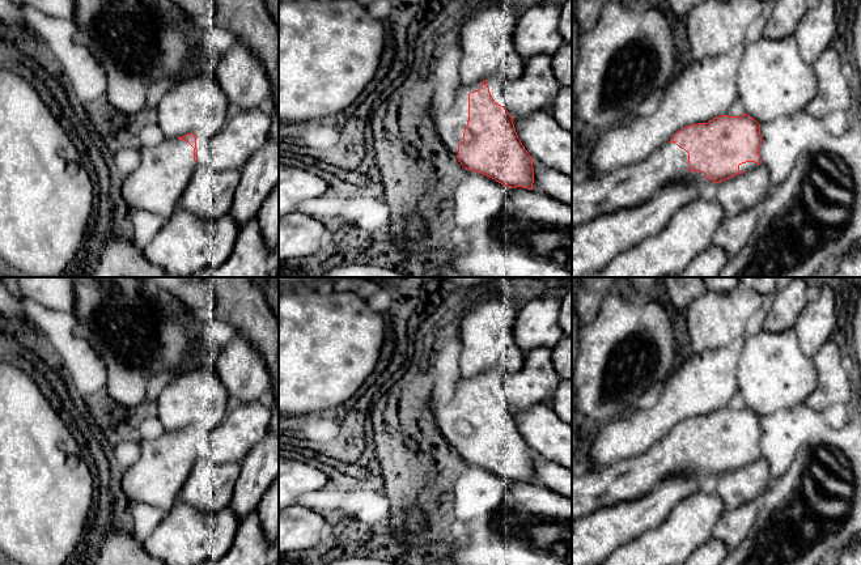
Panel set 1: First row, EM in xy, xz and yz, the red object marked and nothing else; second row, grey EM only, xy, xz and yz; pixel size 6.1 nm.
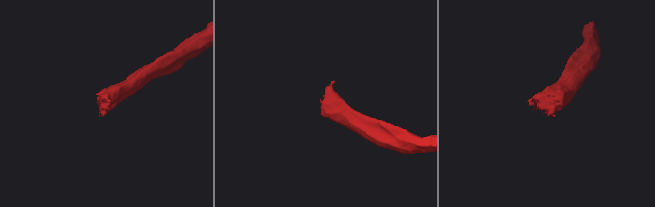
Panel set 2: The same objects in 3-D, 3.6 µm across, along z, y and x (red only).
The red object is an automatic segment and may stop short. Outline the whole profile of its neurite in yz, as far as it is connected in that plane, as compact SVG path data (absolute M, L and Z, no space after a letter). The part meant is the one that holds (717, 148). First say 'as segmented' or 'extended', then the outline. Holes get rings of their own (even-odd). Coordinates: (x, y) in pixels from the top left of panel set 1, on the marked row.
extended; M747 114L721 115L708 123L687 126L666 145L637 163L622 166L603 175L588 175L581 182L572 180L572 229L606 213L642 204L658 190L675 182L707 178L720 183L751 170L762 163L760 145L760 124Z

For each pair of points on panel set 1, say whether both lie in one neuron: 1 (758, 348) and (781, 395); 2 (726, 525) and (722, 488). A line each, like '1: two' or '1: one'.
1: one
2: two

